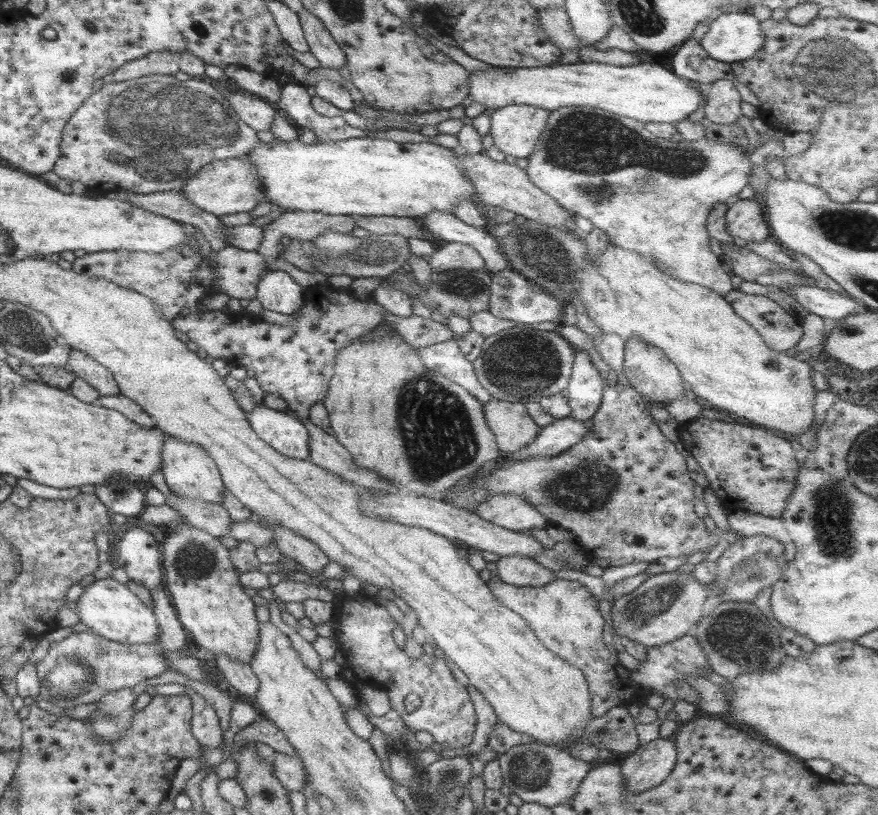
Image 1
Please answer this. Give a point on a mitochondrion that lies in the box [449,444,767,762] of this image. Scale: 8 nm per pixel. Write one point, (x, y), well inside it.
(587, 487)

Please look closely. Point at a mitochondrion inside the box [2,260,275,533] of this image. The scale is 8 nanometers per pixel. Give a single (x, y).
(120, 489)

